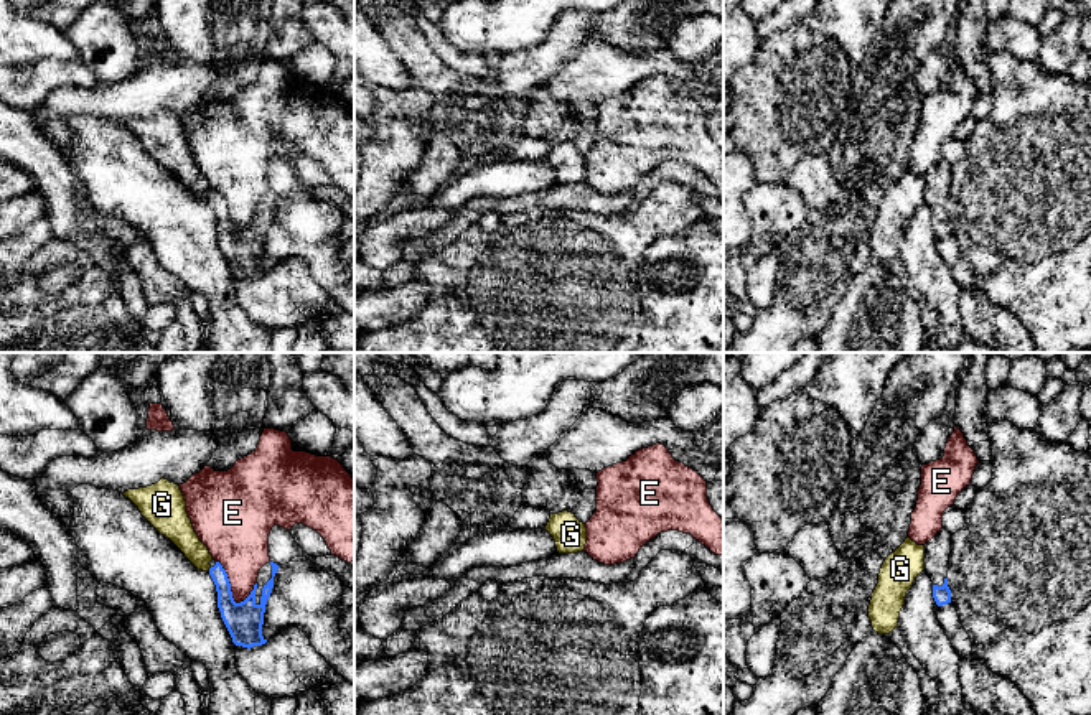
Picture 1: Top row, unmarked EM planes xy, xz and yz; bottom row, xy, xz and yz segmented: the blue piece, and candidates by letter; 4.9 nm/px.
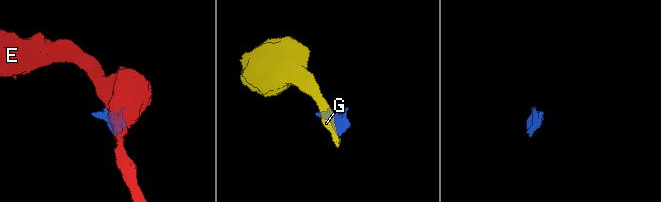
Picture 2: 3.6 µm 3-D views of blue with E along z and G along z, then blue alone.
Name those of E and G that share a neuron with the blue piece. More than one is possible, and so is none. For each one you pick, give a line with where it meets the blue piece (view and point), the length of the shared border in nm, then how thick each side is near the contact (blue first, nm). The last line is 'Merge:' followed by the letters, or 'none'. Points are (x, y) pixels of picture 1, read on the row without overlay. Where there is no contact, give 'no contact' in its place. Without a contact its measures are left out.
Merge: none

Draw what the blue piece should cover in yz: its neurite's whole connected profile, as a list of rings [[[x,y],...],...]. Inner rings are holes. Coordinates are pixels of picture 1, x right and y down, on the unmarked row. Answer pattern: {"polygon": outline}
{"polygon": [[[943,158],[929,173],[925,175],[925,201],[933,213],[933,229],[938,237],[951,234],[948,217],[951,185],[951,165]]]}

